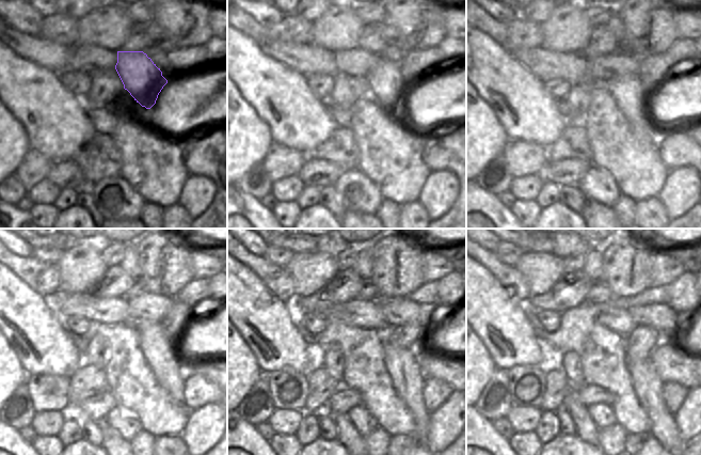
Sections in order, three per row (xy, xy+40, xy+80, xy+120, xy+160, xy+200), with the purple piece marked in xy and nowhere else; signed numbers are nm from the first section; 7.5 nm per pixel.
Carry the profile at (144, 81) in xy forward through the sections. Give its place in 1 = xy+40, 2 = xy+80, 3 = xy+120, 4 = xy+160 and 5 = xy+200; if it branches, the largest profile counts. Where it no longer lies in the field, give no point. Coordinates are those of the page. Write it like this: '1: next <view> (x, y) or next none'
1: next xy+40 (385, 81)
2: next xy+80 (627, 93)
3: next xy+120 (153, 339)
4: next xy+160 (408, 378)
5: next xy+200 (648, 385)

